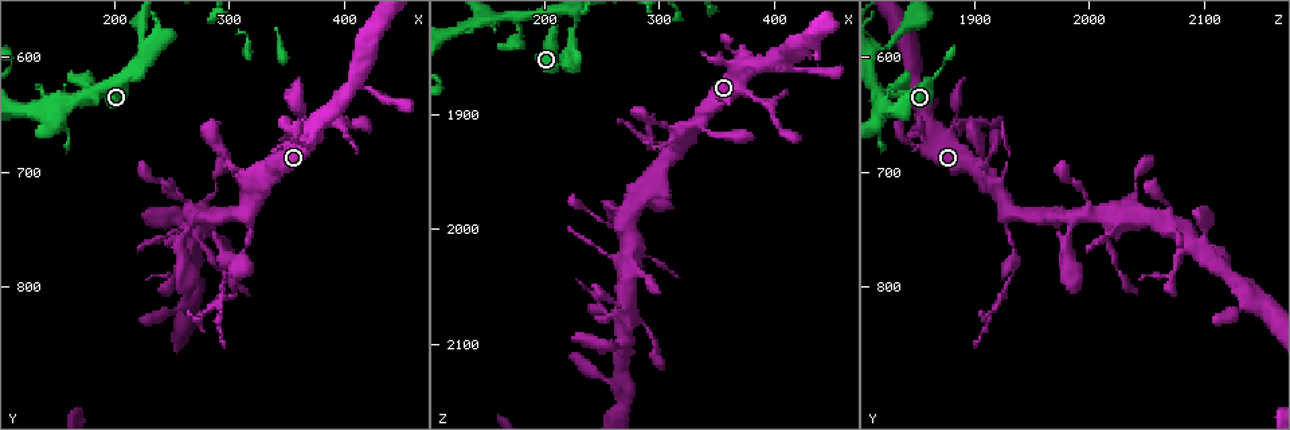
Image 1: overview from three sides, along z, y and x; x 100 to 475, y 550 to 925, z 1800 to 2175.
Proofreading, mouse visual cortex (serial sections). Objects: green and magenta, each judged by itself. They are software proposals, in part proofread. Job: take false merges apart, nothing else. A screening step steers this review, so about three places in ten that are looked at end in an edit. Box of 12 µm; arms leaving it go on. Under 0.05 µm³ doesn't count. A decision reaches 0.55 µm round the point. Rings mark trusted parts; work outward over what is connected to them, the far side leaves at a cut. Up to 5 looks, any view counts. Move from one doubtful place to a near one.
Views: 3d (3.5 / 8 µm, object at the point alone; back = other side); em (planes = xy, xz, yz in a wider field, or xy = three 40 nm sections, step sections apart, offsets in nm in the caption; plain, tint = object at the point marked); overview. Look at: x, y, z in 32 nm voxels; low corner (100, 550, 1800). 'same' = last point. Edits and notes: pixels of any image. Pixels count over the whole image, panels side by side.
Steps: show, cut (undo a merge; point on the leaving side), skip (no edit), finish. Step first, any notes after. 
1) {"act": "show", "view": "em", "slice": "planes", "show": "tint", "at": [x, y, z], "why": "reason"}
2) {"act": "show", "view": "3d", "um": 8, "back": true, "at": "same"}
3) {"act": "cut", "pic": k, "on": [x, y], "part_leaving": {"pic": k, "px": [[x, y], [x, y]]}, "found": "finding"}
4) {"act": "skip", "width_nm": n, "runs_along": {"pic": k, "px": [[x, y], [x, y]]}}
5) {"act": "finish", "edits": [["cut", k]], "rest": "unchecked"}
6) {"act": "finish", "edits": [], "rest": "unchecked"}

{"act": "show", "view": "em", "slice": "xy", "step": 3, "show": "tint", "at": [264, 724, 2064], "why": "a narrow waist"}

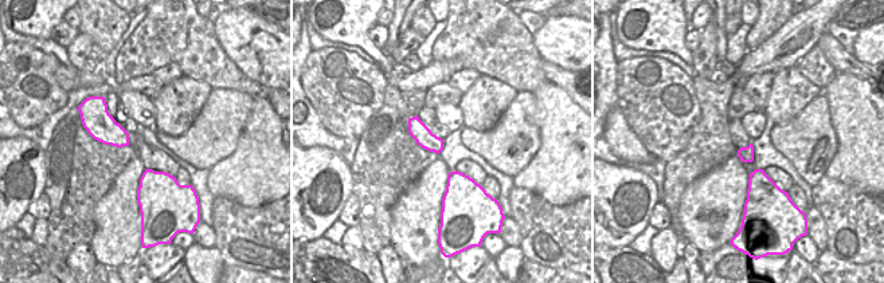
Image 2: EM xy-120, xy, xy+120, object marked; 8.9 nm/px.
{"act": "show", "view": "3d", "um": 3.5, "at": "same", "why": "see where the arms go"}

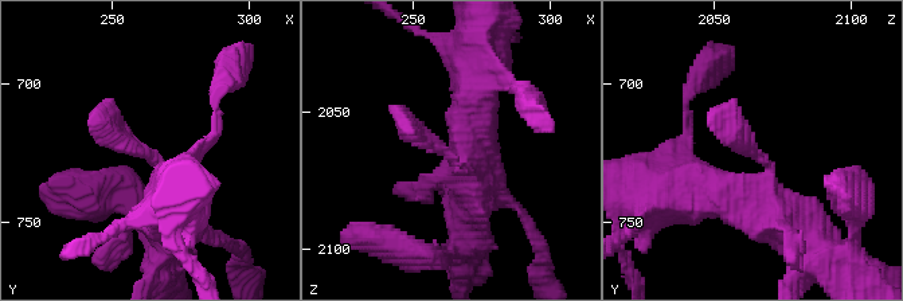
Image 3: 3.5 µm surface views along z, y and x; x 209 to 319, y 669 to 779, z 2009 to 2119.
{"act": "skip", "width_nm": 170, "runs_along": {"pic": 3, "px": [[171, 194], [163, 168], [93, 110]]}, "found": "all the same cell"}

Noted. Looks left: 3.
{"act": "show", "view": "3d", "um": 8, "at": [314, 768, 1936]}

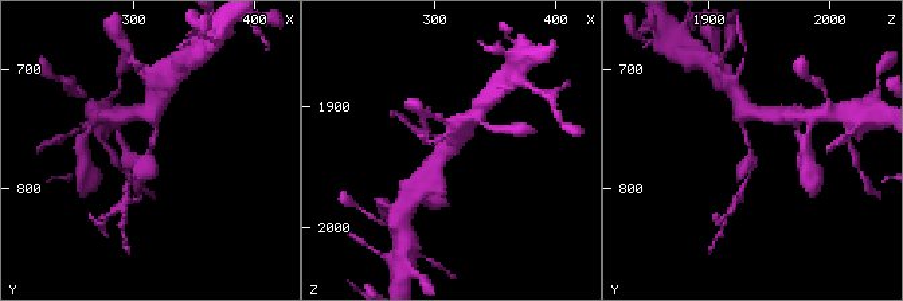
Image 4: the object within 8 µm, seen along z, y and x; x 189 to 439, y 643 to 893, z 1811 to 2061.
{"act": "show", "view": "em", "slice": "xy", "step": 3, "show": "tint", "at": [314, 768, 1936], "why": "now the EM"}

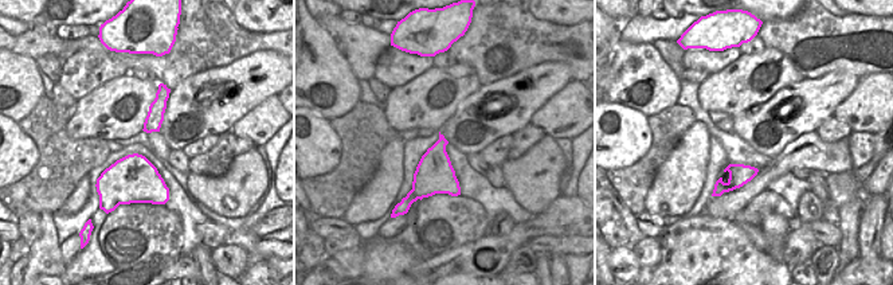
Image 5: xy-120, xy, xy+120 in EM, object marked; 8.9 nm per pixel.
{"act": "skip", "width_nm": 320, "runs_along": {"pic": 4, "px": [[152, 109], [152, 147], [128, 182]]}, "found": "continuous, no second cell"}

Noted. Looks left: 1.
{"act": "finish", "edits": [], "rest": "unchecked"}

